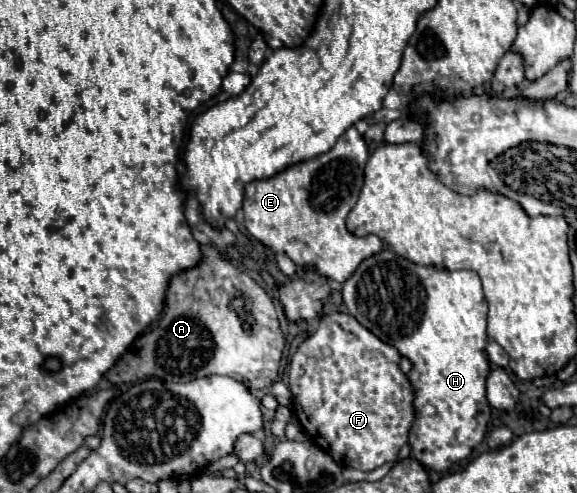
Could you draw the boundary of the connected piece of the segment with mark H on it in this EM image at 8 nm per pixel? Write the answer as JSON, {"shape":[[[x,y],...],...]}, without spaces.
{"shape":[[[384,249],[362,261],[354,275],[344,283],[342,297],[350,315],[360,325],[384,343],[396,347],[400,355],[408,357],[412,363],[408,373],[408,381],[414,391],[414,423],[408,435],[412,455],[426,469],[438,473],[446,473],[450,471],[450,465],[468,459],[482,443],[490,425],[490,403],[486,399],[486,377],[490,373],[490,361],[486,357],[488,303],[480,277],[474,271],[422,267],[390,249]]]}

